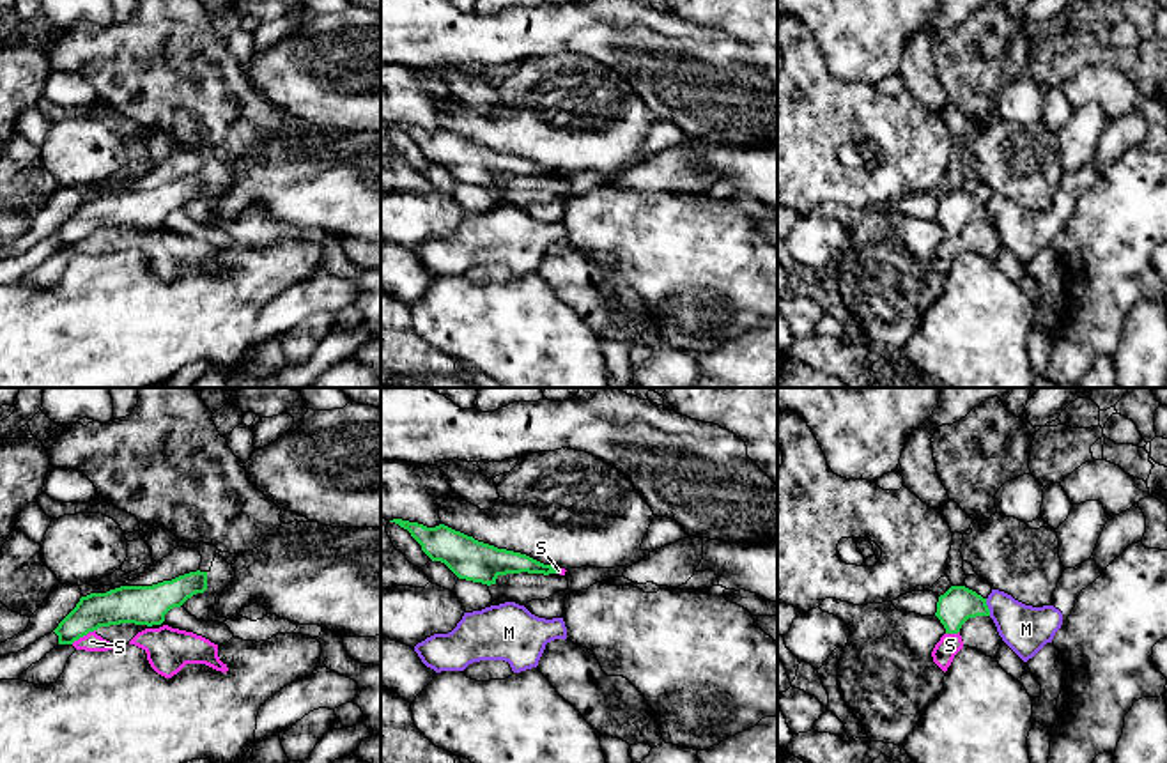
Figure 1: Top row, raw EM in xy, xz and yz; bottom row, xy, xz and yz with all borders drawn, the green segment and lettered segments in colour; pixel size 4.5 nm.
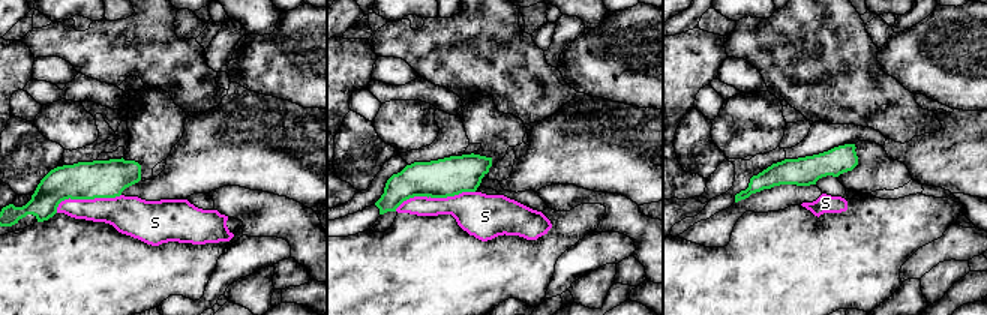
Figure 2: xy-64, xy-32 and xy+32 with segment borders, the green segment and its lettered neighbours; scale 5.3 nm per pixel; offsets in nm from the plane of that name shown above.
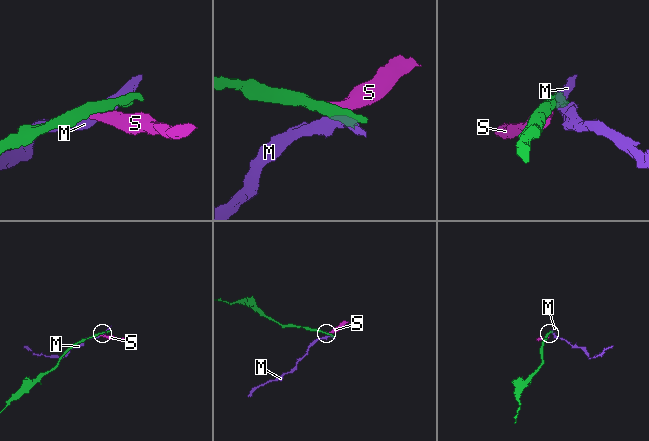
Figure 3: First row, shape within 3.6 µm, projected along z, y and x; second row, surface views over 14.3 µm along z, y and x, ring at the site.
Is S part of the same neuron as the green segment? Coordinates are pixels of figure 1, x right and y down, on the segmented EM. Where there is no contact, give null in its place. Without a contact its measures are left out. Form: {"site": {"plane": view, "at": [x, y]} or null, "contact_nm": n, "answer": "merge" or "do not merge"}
{"site": {"plane": "xy", "at": [82, 636]}, "contact_nm": 130, "answer": "do not merge"}

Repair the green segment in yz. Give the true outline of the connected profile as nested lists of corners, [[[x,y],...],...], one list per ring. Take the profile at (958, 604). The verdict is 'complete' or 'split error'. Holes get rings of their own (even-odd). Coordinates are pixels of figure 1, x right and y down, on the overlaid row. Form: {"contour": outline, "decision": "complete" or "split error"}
{"contour": [[[951,586],[939,597],[935,616],[946,628],[946,634],[958,634],[969,618],[990,616],[986,598],[965,586]]], "decision": "complete"}

